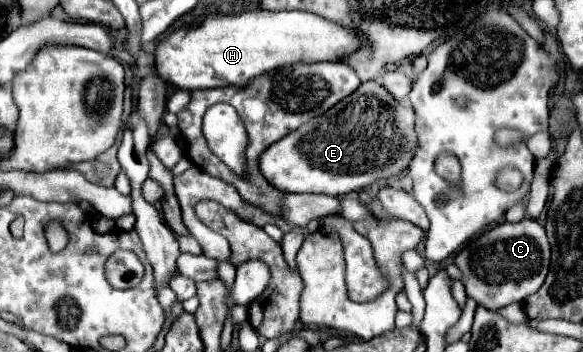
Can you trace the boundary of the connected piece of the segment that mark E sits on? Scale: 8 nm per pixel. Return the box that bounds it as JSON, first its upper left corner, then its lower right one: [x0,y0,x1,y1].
[259,81,417,195]

